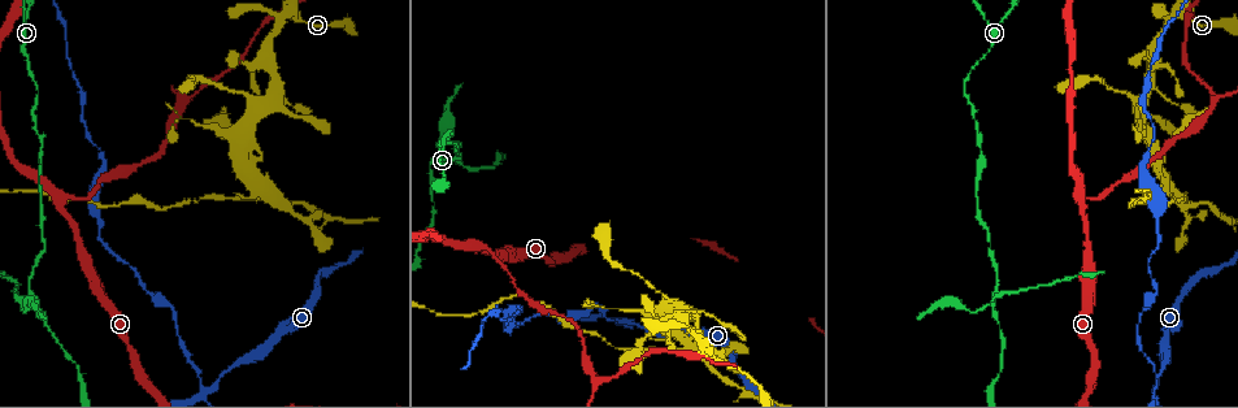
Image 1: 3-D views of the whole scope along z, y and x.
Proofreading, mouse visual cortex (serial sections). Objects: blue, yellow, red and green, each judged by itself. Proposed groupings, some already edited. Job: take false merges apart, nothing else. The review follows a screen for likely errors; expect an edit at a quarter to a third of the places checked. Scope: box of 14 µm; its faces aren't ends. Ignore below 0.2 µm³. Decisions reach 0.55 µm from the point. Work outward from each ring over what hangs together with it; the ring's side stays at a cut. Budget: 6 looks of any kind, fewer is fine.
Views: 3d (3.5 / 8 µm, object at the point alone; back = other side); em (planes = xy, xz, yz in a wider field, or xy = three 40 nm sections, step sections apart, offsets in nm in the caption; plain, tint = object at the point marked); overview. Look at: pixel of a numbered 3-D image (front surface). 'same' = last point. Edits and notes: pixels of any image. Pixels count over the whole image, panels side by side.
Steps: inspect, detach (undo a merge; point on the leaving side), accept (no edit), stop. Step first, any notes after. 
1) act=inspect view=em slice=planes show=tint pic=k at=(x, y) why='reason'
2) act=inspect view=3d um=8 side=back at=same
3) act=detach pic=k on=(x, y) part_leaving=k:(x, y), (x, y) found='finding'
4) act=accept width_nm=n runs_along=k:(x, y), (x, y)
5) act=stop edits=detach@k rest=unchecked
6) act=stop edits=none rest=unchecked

act=inspect view=3d um=3.5 side=back pic=1 at=(293, 12)

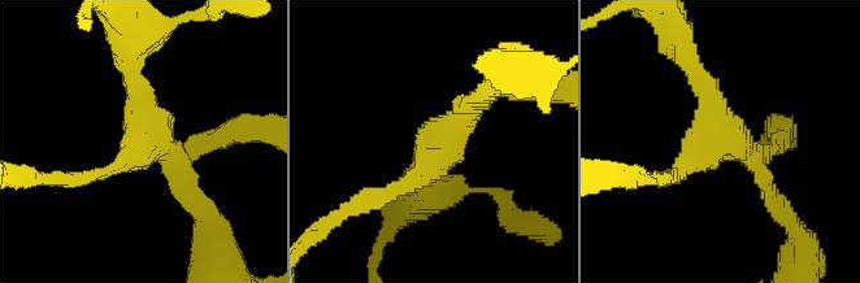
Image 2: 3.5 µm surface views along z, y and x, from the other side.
act=inspect view=em slice=xy step=5 show=tint pic=2 at=(716, 138)

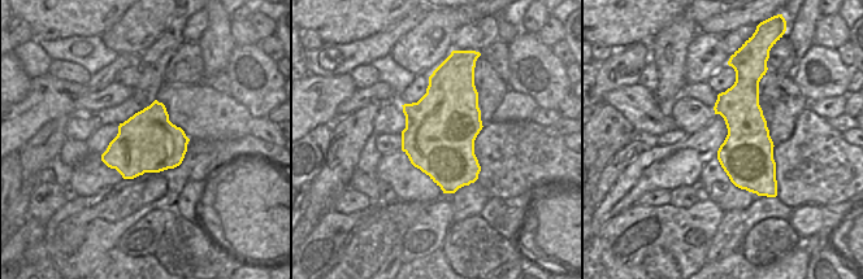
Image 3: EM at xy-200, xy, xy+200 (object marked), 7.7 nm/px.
act=inspect view=em slice=xy step=3 show=tint at=same

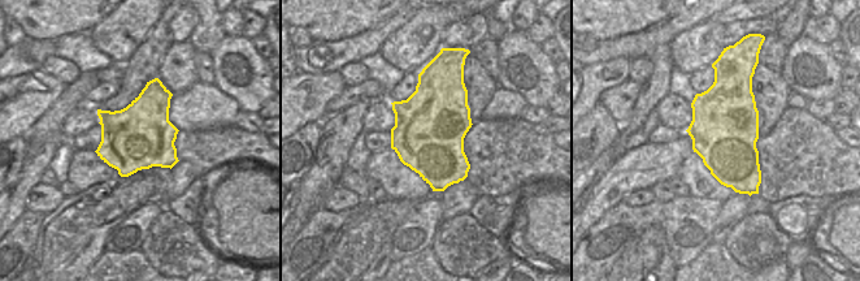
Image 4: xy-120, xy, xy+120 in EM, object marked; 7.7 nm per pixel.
act=accept runs_along=2:(381, 199), (428, 169), (480, 99) found='all the same cell'

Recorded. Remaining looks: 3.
act=inspect view=3d um=3.5 pic=1 at=(29, 289) why='a narrow waist'

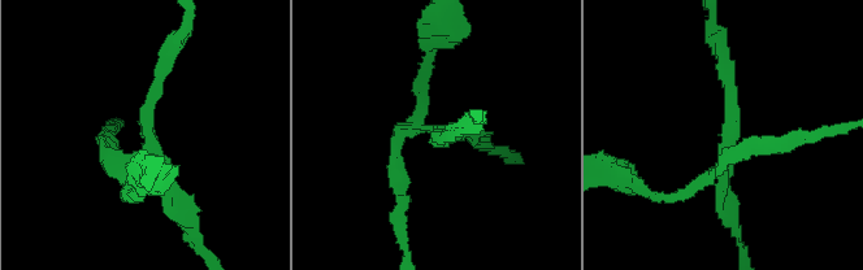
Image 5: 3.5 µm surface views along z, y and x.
act=inspect view=em slice=planes show=plain pic=5 at=(438, 136)

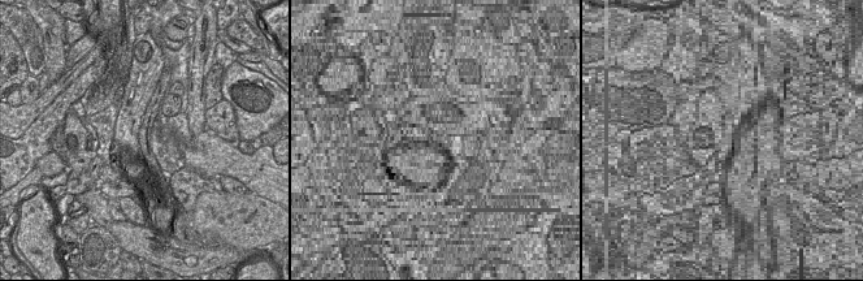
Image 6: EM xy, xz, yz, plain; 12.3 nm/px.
act=inspect view=em slice=planes show=tint at=same

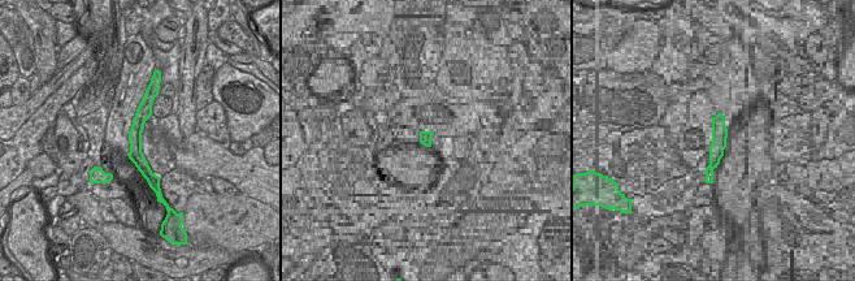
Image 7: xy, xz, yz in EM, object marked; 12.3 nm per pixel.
act=detach pic=5 on=(131, 187) width_nm=180 part_leaving=5:(138, 152), (126, 195), (147, 183) found='a second cell is stuck on'

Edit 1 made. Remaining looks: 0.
act=stop edits=detach@5 rest=unchecked

